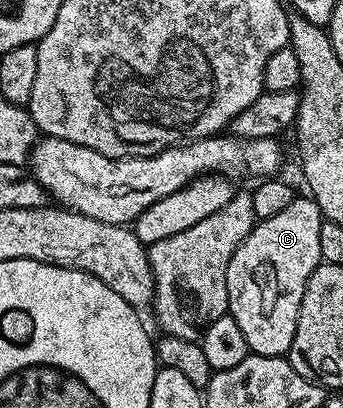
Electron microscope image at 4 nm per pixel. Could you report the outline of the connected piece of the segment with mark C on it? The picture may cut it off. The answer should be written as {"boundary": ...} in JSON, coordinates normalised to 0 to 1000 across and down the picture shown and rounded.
{"boundary":[[[866,483],[857,493],[845,493],[845,502],[834,502],[834,512],[799,522],[799,532],[755,539],[729,574],[711,583],[706,600],[694,600],[682,630],[671,630],[659,659],[662,770],[676,772],[682,787],[694,787],[732,868],[837,873],[857,836],[857,806],[869,797],[869,757],[880,748],[880,718],[892,708],[892,689],[939,640],[927,610],[927,578],[936,576],[939,551],[948,544],[913,488]]]}

